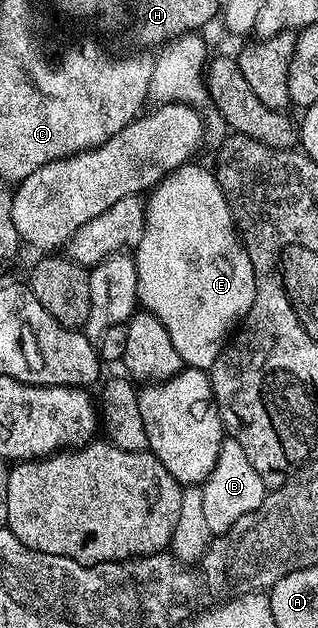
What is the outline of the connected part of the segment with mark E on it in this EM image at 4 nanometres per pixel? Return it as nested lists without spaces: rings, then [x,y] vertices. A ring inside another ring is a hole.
[[[186,164],[169,173],[162,182],[157,183],[152,190],[148,191],[145,204],[145,227],[143,228],[143,240],[139,240],[135,251],[135,261],[137,263],[137,301],[148,313],[154,314],[167,328],[167,336],[171,336],[171,344],[175,344],[175,352],[179,352],[182,363],[186,367],[194,370],[209,371],[215,364],[215,360],[221,355],[230,341],[231,335],[244,322],[249,315],[251,304],[255,300],[255,272],[251,260],[247,256],[244,246],[237,232],[237,227],[233,224],[233,217],[229,211],[227,200],[219,188],[216,177],[209,174],[201,166]]]

